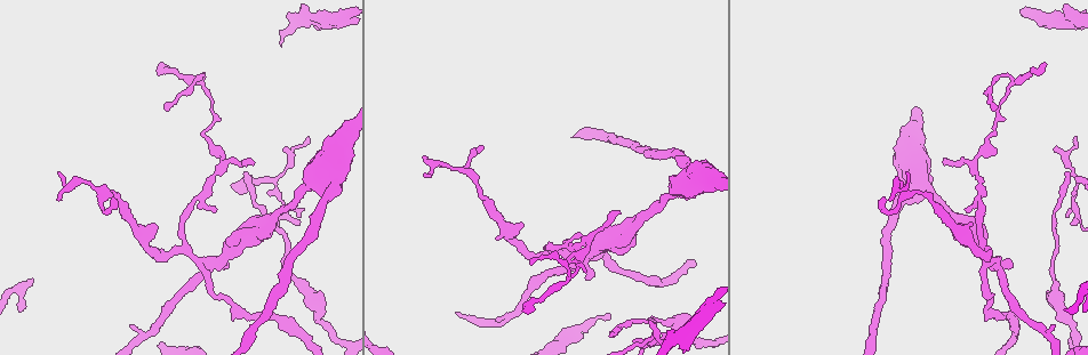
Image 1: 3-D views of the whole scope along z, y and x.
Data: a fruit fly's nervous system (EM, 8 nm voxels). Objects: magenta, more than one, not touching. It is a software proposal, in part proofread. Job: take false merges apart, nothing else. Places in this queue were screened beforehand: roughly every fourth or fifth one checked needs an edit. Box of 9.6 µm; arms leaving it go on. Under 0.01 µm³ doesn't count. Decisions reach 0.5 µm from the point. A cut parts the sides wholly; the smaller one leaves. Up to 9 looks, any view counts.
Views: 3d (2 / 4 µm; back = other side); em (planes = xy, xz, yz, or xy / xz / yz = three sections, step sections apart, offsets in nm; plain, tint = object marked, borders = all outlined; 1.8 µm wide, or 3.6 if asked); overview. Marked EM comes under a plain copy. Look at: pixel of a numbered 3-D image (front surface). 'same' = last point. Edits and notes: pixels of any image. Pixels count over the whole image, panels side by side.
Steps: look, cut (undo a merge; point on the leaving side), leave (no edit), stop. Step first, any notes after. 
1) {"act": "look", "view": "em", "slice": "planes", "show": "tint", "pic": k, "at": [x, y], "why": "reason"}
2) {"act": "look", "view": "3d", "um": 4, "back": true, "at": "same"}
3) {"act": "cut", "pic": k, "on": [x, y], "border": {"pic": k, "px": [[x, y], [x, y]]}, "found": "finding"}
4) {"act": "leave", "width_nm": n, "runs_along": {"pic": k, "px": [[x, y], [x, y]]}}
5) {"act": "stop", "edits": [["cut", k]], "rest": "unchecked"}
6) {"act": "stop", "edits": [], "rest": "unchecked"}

{"act": "look", "view": "em", "slice": "xy", "step": 16, "show": "tint", "pic": 1, "at": [437, 164], "why": "sharp bend"}

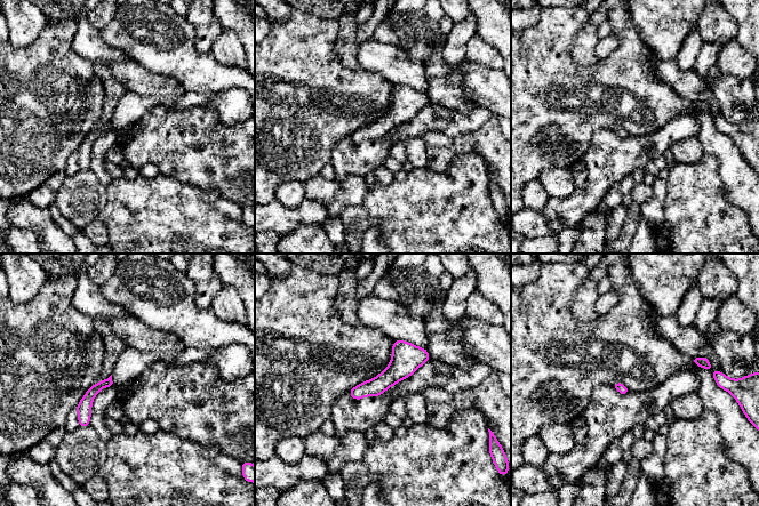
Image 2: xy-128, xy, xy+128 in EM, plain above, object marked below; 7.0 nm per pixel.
{"act": "leave", "runs_along": {"pic": 2, "px": [[424, 353], [378, 385], [353, 393]]}, "found": "continuous, no second neuron"}

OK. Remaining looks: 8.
{"act": "look", "view": "em", "slice": "xz", "step": 8, "show": "tint", "pic": 1, "at": [323, 201], "why": "sudden change in width"}

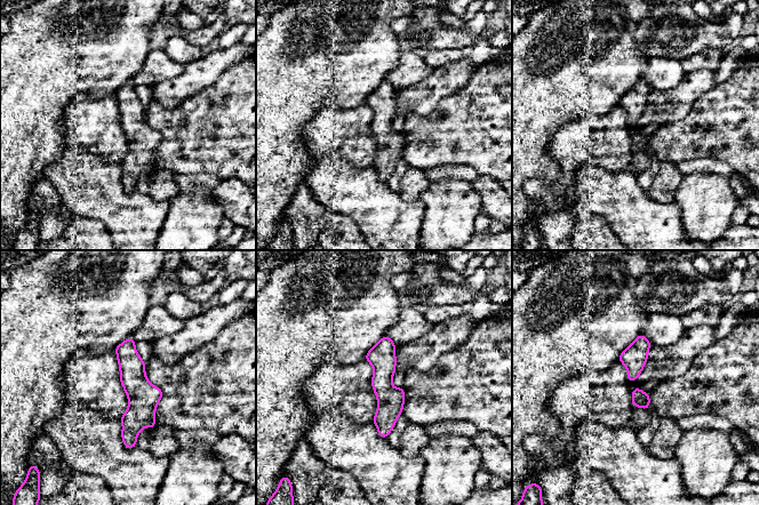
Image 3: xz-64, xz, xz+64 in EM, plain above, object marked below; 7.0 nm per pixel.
{"act": "leave", "width_nm": 160, "runs_along": {"pic": 3, "px": [[128, 342], [135, 383], [130, 445]]}, "found": "one neuron here"}

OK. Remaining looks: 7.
{"act": "look", "view": "3d", "um": 2, "pic": 1, "at": [693, 332], "why": "arms part here"}

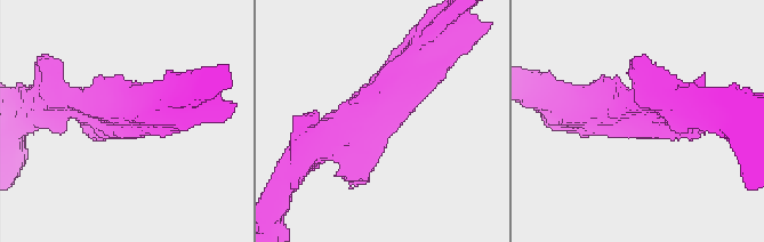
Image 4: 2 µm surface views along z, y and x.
{"act": "look", "view": "em", "slice": "yz", "step": 16, "show": "tint", "pic": 4, "at": [384, 112], "arms": 3, "arm_widths_nm": [220, 220, 220], "why": "need the tissue"}

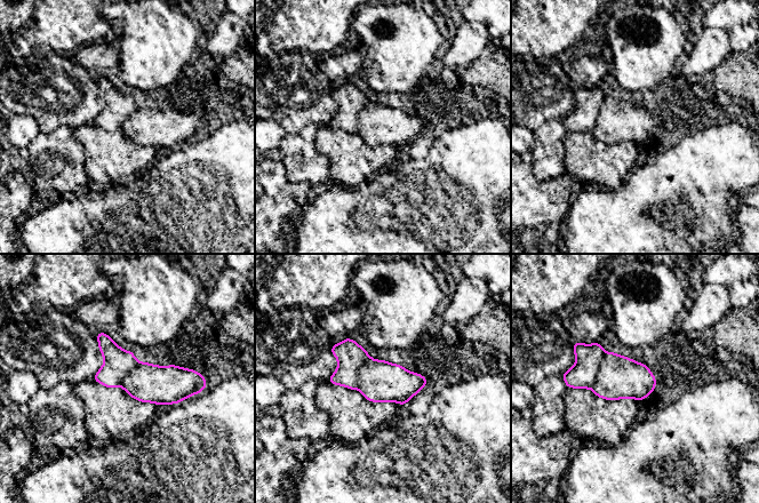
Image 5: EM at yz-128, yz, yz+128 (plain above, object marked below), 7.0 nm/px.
{"act": "look", "view": "em", "slice": "planes", "show": "tint", "at": "same", "why": "cut it another way"}

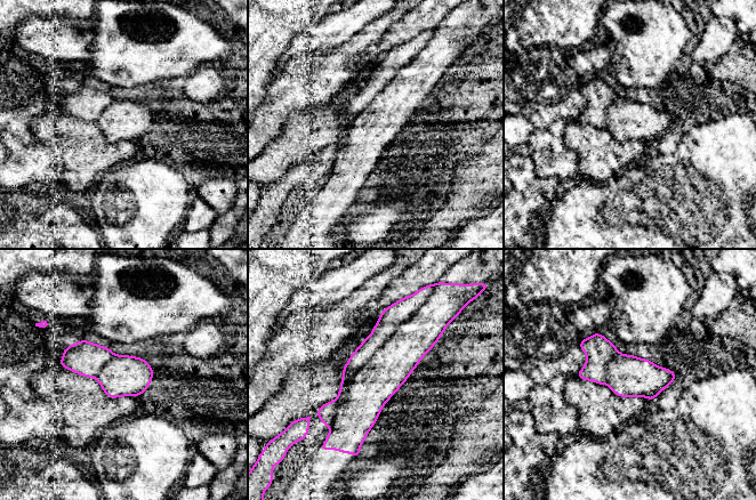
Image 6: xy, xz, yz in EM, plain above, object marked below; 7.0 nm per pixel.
{"act": "cut", "pic": 6, "on": [369, 389], "part_leaving": {"pic": 6, "px": [[415, 321], [352, 441]]}, "found": "two neurons meet here"}

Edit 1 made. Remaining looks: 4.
{"act": "look", "view": "em", "slice": "planes", "show": "tint", "pic": 1, "at": [652, 318], "why": "thick turns thin"}

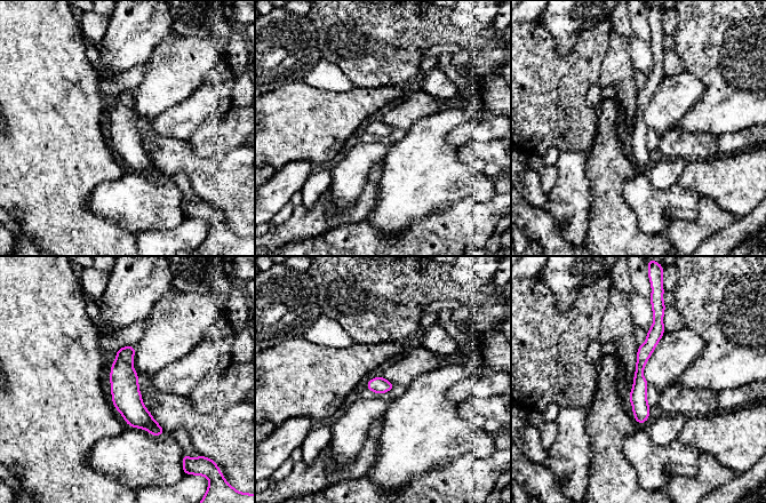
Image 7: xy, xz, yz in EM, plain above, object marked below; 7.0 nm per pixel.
{"act": "leave", "width_nm": 110, "found": "one neuron here"}

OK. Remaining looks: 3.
{"act": "stop", "edits": [["cut", 6]], "rest": "unchecked"}

